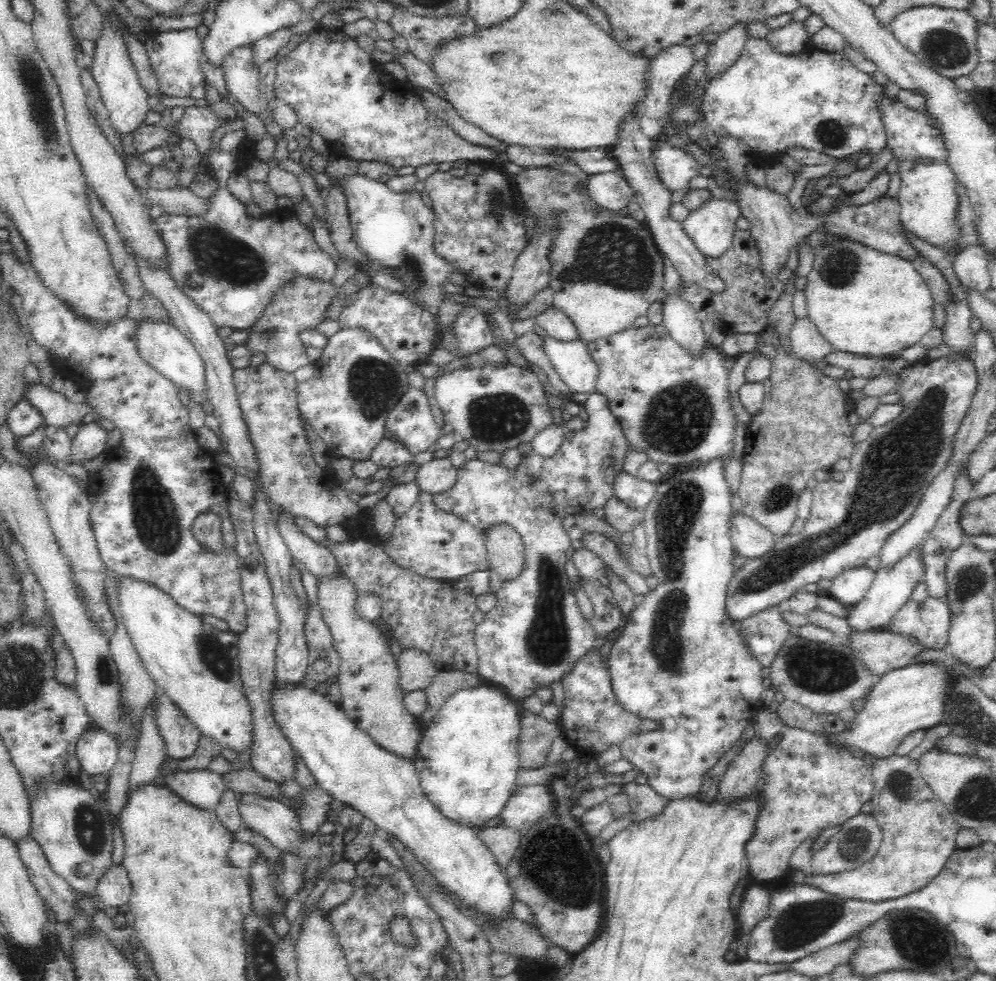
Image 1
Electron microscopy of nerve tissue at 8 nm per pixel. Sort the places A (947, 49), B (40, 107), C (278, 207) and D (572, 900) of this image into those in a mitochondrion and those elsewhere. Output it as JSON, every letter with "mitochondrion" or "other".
{"A":"mitochondrion","B":"mitochondrion","C":"other","D":"mitochondrion"}

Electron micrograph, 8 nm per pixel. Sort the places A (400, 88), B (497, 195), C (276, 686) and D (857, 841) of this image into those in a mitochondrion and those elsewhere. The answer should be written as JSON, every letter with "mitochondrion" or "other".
{"A":"other","B":"mitochondrion","C":"other","D":"mitochondrion"}

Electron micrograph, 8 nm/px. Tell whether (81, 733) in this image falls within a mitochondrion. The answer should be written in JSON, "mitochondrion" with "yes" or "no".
{"mitochondrion":"no"}

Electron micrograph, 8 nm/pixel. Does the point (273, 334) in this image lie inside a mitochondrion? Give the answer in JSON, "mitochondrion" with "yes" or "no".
{"mitochondrion":"yes"}

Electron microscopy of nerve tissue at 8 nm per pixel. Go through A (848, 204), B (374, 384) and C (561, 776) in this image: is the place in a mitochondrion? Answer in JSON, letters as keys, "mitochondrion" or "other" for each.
{"A":"other","B":"mitochondrion","C":"other"}

